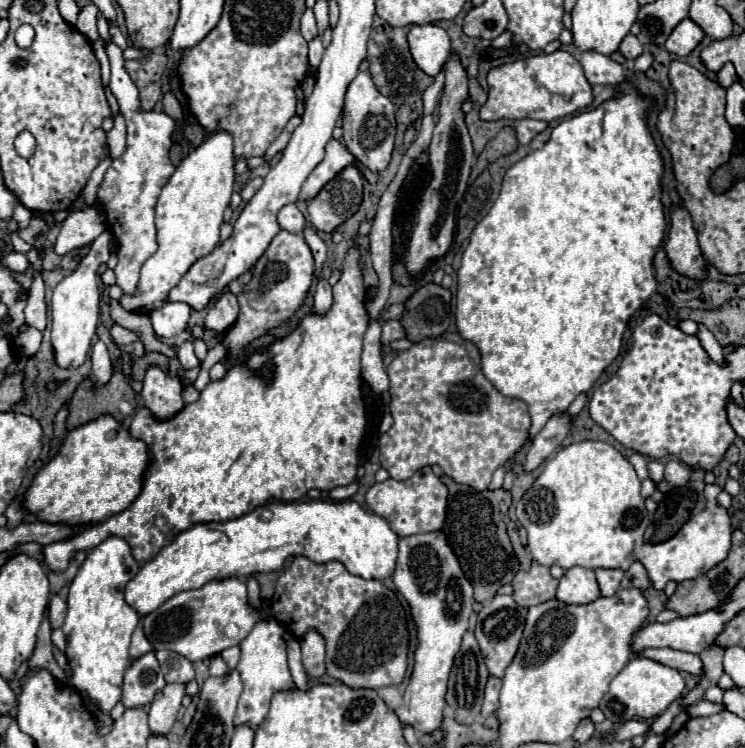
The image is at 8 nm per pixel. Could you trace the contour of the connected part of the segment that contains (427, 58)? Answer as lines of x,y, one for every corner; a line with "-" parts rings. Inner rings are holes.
412,25
408,31
408,45
418,67
432,77
440,73
452,51
448,33
438,25

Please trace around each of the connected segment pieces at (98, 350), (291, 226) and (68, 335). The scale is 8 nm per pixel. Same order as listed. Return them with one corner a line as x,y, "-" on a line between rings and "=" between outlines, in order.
96,341
90,351
92,362
91,375
98,385
106,385
112,377
112,361
107,346
102,341
=
292,203
292,205
286,205
284,209
278,211
278,225
280,225
280,229
290,231
290,233
302,233
306,219
300,213
300,209
=
104,231
92,245
88,255
82,259
78,269
70,275
64,277
52,297
52,349
54,349
54,363
58,367
80,367
88,355
92,337
96,335
96,325
98,325
98,301
100,301
100,291
98,291
98,267
106,263
110,257
110,233

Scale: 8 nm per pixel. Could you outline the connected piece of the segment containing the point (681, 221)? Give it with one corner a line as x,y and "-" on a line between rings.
672,207
670,211
670,231
666,241
666,255
672,267
692,279
704,279
704,257
698,247
698,235
692,225
690,213
684,207

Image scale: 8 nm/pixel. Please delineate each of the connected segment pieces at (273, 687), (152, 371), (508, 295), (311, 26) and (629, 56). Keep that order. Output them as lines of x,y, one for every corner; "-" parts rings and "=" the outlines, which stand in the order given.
258,621
254,625
254,629
248,633
248,637
244,641
240,641
242,655
240,655
240,663
238,663
236,671
242,677
244,691
238,701
234,725
248,725
250,729
256,731
268,713
272,695
278,691
296,689
290,669
288,669
288,663
286,663
286,643
282,639
282,633
284,633
284,629
278,621
268,621
268,623
=
150,367
144,377
144,389
142,399
144,407
150,407
158,419
170,419
174,411
180,411
184,407
182,401
182,383
180,379
168,377
160,367
=
582,51
580,63
584,63
584,75
590,83
602,83
602,85
618,85
622,89
622,95
616,99
610,99
602,103
598,109
584,111
576,117
568,117
558,127
554,127
548,143
514,163
506,175
504,175
504,191
500,191
496,203
488,211
488,215
474,227
470,243
462,255
462,265
456,272
458,290
456,293
456,327
458,333
472,341
480,351
480,363
484,377
506,397
520,399
528,405
532,427
530,437
534,437
546,421
566,411
568,405
580,395
586,393
594,381
602,375
602,371
616,359
620,351
622,333
628,325
628,319
634,315
634,311
646,301
647,297
658,291
658,283
652,273
652,259
658,251
662,239
666,236
667,228
662,201
660,201
660,177
662,177
662,157
654,145
654,139
646,125
646,111
650,109
650,101
640,97
636,89
624,79
624,69
620,63
612,61
608,55
596,53
596,51
=
310,9
302,15
300,29
302,29
302,37
304,37
306,41
312,41
314,37
318,37
318,31
316,31
316,19
314,19
314,13
312,13
=
628,33
628,35
622,39
618,51
620,51
620,53
626,57
626,61
630,63
630,61
634,61
634,59
642,53
642,45
640,45
640,41
638,41
632,33

